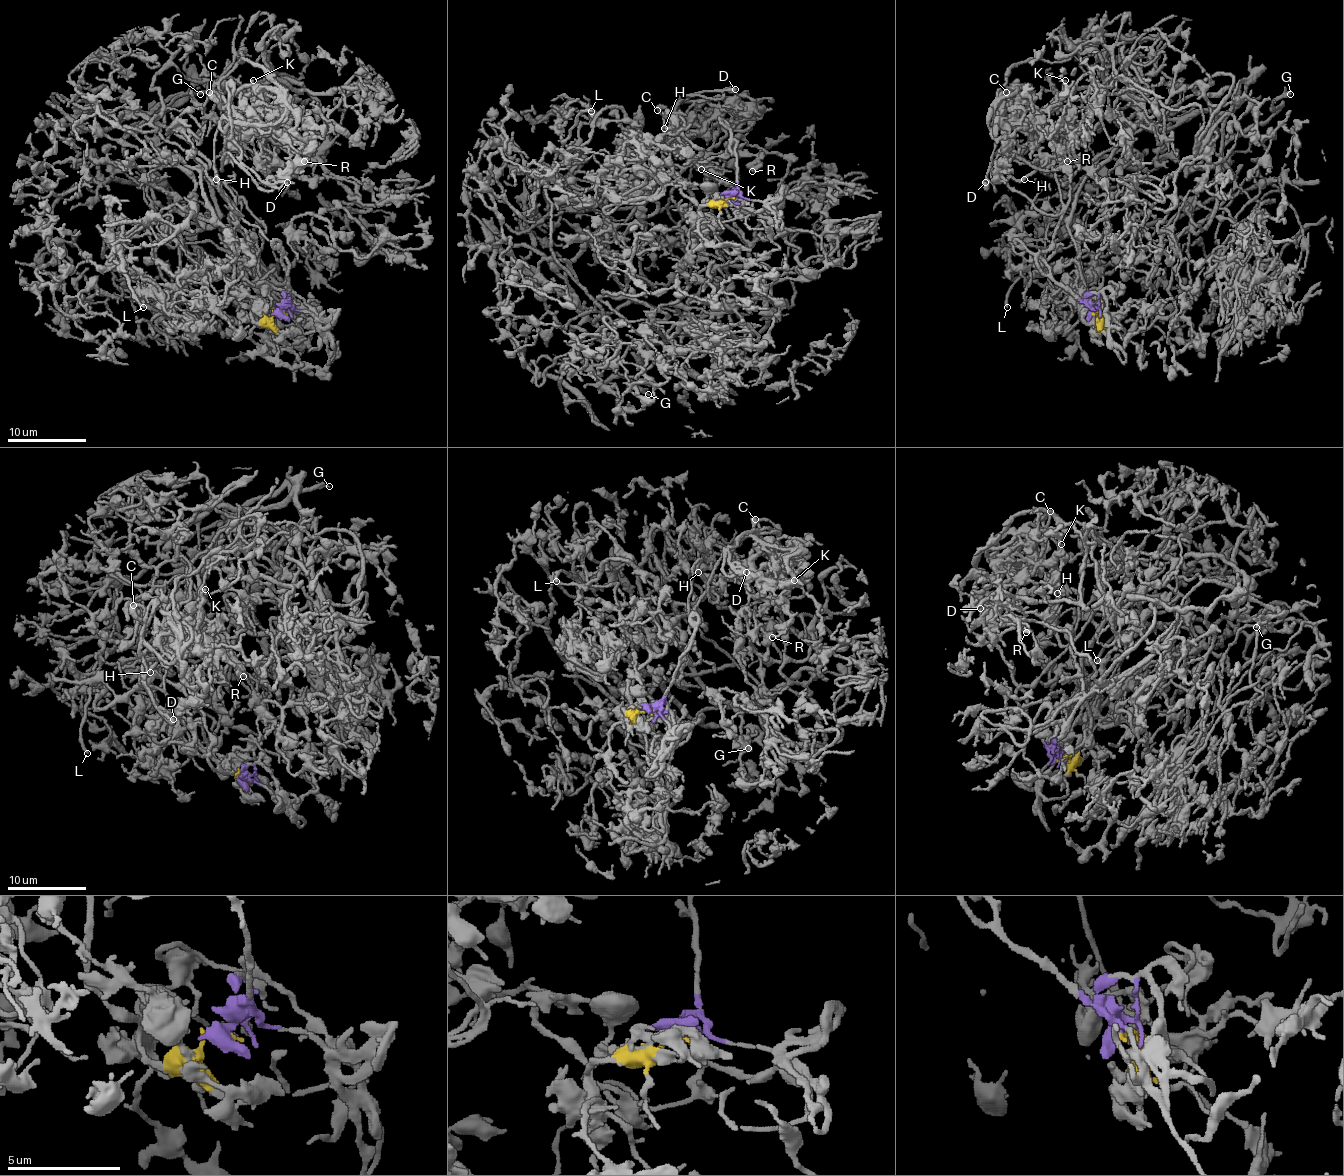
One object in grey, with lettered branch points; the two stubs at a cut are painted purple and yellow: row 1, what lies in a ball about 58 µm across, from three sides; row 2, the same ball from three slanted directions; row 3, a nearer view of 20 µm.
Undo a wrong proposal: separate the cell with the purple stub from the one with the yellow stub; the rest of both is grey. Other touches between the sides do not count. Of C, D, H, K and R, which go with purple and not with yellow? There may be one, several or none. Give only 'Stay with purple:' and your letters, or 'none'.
Stay with purple: C, D, H, K, R

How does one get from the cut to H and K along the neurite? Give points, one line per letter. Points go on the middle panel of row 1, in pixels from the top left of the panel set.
H: (728, 197), (735, 189), (735, 156), (730, 144), (724, 154), (690, 164), (667, 110), (665, 128)
K: (728, 197), (730, 144), (706, 162), (663, 158), (671, 170), (669, 124), (684, 97), (710, 148), (700, 170)

